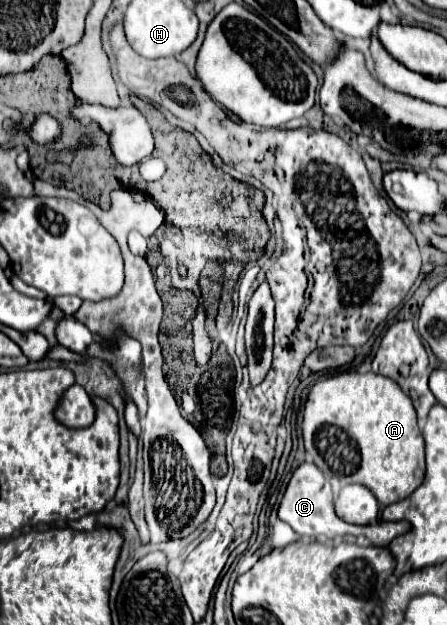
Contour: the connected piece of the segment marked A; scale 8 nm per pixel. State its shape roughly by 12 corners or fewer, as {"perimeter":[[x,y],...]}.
{"perimeter":[[393,379],[315,383],[303,439],[327,479],[383,507],[423,483],[425,441]]}

